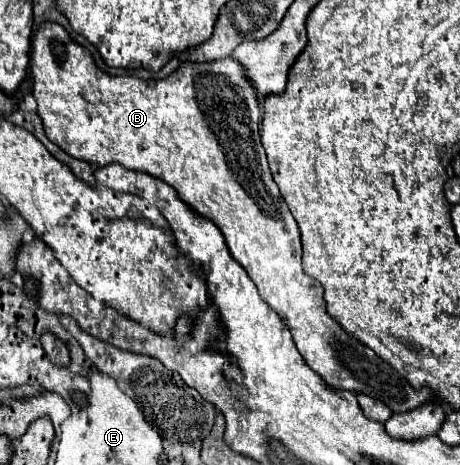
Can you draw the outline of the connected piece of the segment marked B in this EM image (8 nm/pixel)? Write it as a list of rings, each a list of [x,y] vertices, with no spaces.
[[[50,21],[46,25],[38,25],[38,31],[32,35],[32,53],[30,53],[30,75],[32,75],[32,95],[38,101],[38,115],[44,123],[44,131],[46,137],[50,141],[54,141],[58,147],[62,147],[68,155],[90,161],[94,165],[108,165],[108,163],[120,163],[126,169],[132,171],[144,171],[150,173],[162,181],[166,181],[168,185],[176,187],[178,195],[182,197],[182,201],[190,203],[190,207],[194,211],[198,211],[200,215],[216,221],[218,229],[222,231],[226,245],[232,253],[232,257],[246,269],[248,277],[254,281],[254,285],[258,287],[260,297],[278,313],[278,317],[286,323],[286,327],[292,333],[292,339],[296,343],[296,349],[300,351],[302,359],[308,363],[308,367],[312,371],[316,371],[320,377],[324,377],[324,381],[336,389],[346,389],[346,391],[358,391],[358,393],[366,393],[374,399],[380,399],[384,405],[388,405],[394,413],[404,413],[410,411],[414,407],[418,407],[420,403],[432,399],[432,393],[428,389],[412,389],[394,369],[390,373],[390,365],[386,361],[382,361],[372,349],[368,349],[366,345],[362,345],[358,339],[354,339],[334,317],[330,317],[330,313],[326,311],[326,301],[324,301],[324,289],[318,281],[314,281],[312,277],[308,277],[302,271],[302,247],[300,247],[300,231],[298,225],[286,205],[286,201],[280,195],[278,185],[272,179],[272,173],[268,169],[268,161],[266,161],[266,151],[260,143],[260,101],[258,101],[258,93],[256,89],[250,85],[250,77],[246,77],[246,69],[242,69],[242,65],[238,61],[232,59],[220,59],[220,61],[210,61],[210,63],[194,63],[194,61],[186,61],[182,63],[174,73],[170,73],[164,79],[156,79],[156,81],[146,81],[146,79],[138,79],[132,75],[108,75],[104,71],[100,71],[90,55],[90,51],[86,47],[82,47],[80,43],[76,43],[74,39],[70,39],[68,31],[62,25],[50,25]]]

